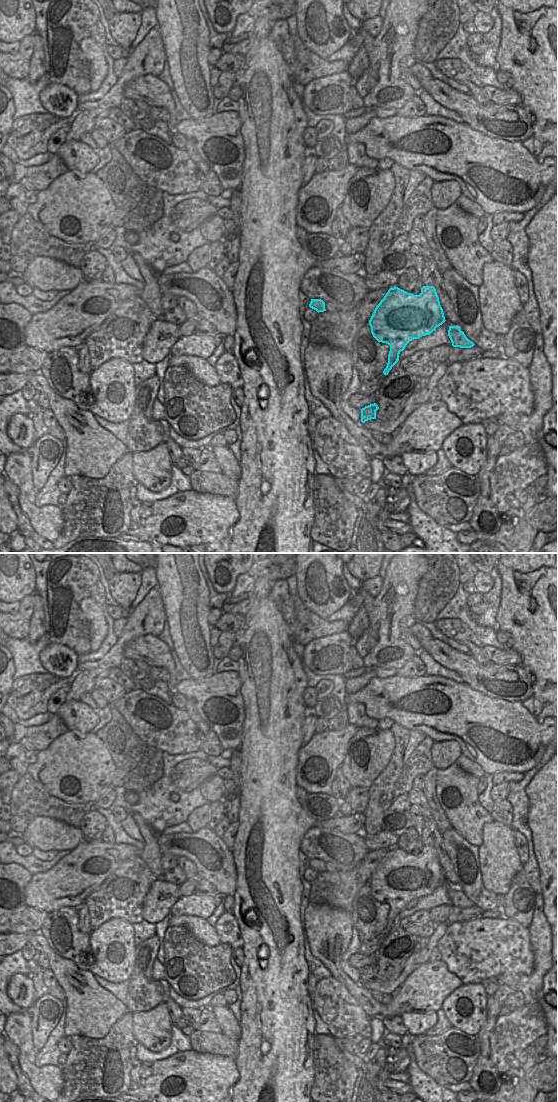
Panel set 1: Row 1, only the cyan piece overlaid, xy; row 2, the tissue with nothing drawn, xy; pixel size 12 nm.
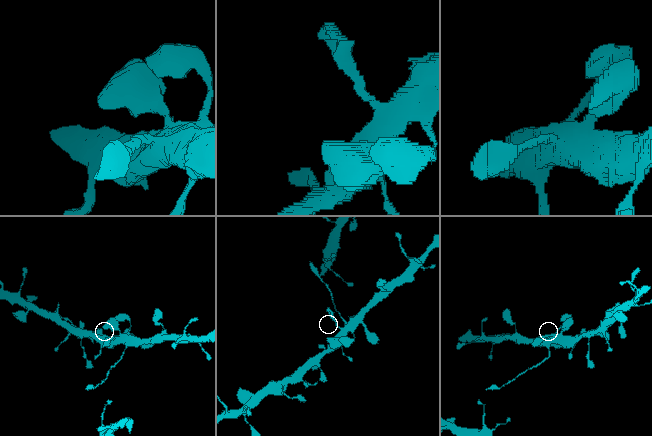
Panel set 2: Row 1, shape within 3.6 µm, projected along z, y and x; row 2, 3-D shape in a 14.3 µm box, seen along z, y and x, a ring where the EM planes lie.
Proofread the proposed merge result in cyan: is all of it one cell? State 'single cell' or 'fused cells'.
fused cells

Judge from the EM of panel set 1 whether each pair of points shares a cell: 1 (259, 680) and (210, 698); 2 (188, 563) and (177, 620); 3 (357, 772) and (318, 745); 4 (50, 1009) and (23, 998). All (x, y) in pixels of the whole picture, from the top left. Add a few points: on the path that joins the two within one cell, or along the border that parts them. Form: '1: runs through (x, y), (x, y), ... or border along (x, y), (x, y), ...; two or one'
1: border along (237, 672), (240, 678), (240, 693), (245, 710); two
2: runs through (184, 577), (184, 606); one
3: border along (351, 739), (347, 745), (347, 754), (339, 766); two
4: border along (36, 1000), (25, 1010); two

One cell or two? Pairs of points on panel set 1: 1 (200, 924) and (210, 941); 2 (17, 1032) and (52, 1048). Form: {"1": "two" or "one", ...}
{"1": "one", "2": "two"}

